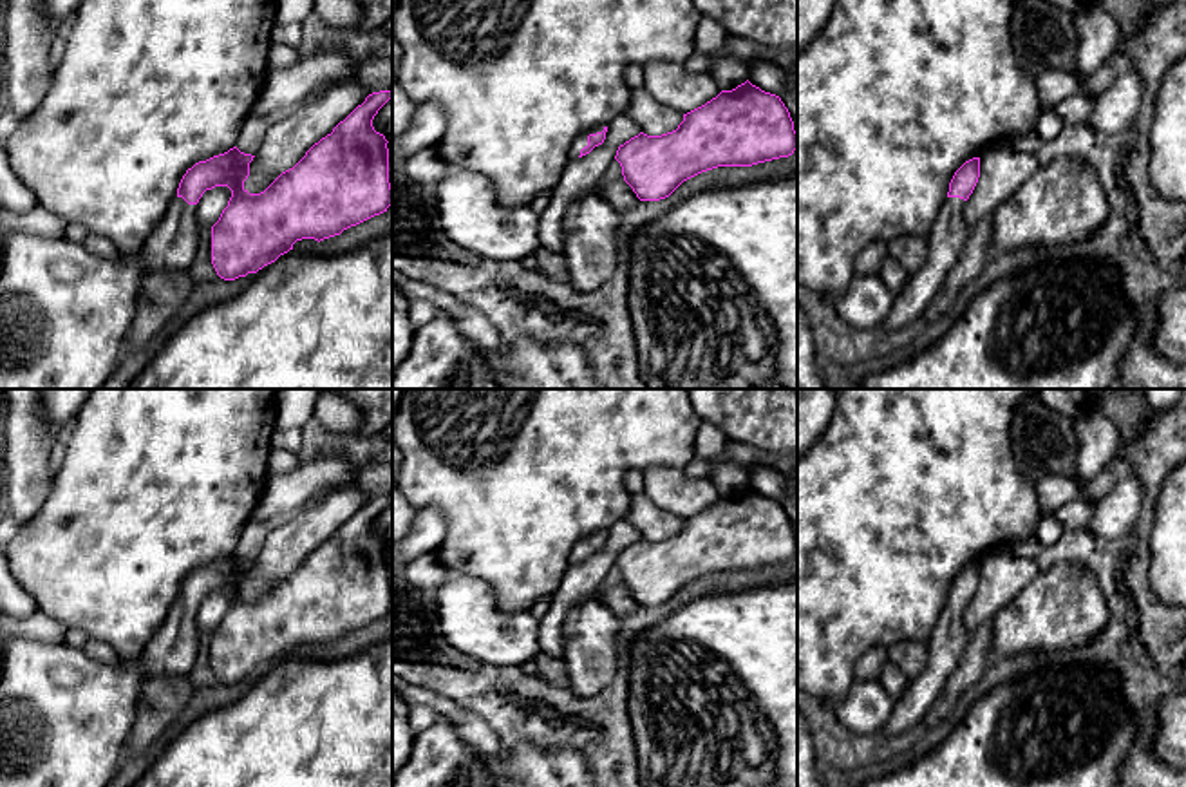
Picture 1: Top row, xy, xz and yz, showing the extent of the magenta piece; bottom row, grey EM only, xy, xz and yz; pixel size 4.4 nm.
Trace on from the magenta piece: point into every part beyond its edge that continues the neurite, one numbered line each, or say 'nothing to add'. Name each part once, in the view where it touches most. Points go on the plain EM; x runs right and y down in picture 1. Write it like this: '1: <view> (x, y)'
1: xz (581, 547)

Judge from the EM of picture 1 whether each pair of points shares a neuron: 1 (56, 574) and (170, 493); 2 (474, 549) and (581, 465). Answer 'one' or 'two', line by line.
1: one
2: one

